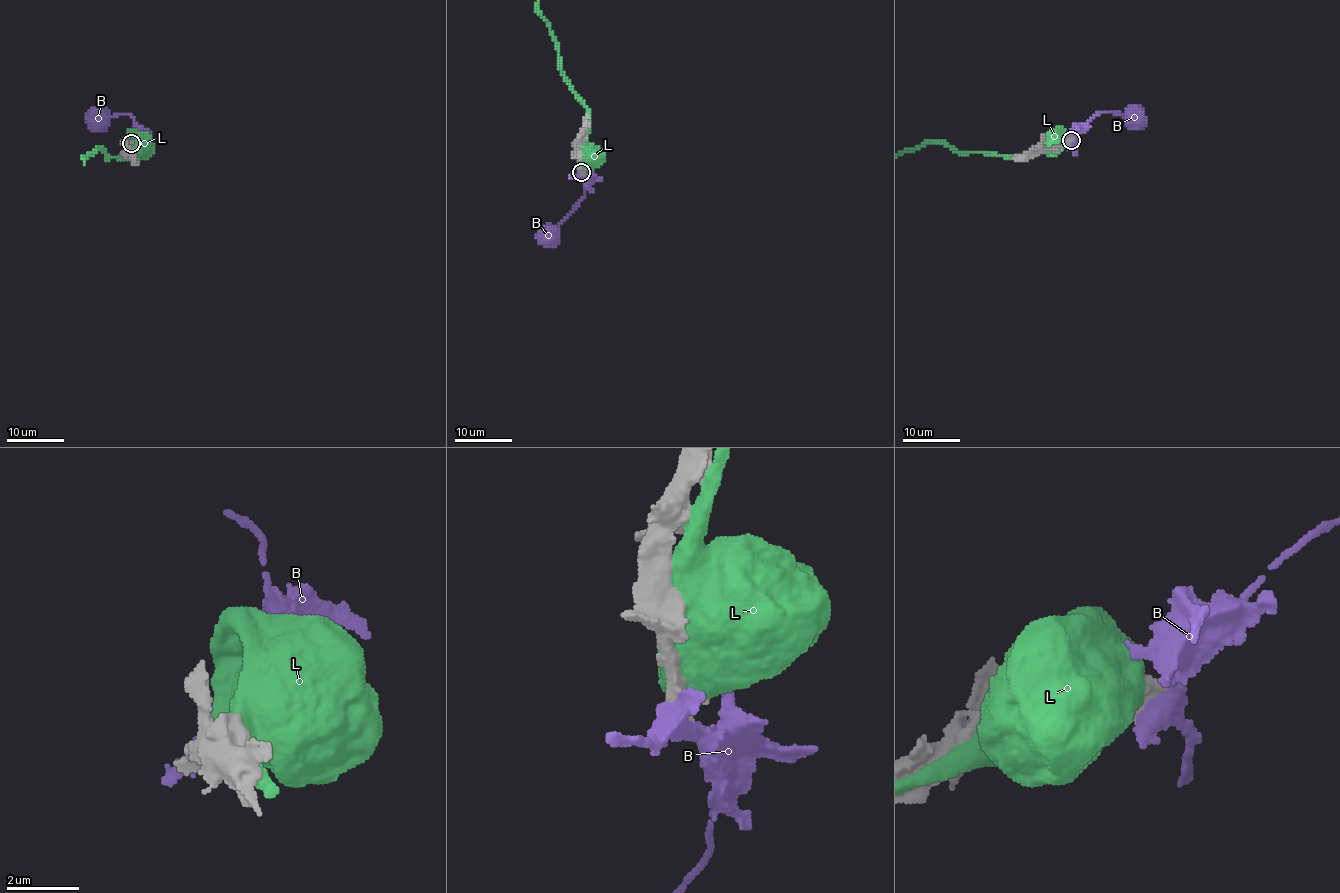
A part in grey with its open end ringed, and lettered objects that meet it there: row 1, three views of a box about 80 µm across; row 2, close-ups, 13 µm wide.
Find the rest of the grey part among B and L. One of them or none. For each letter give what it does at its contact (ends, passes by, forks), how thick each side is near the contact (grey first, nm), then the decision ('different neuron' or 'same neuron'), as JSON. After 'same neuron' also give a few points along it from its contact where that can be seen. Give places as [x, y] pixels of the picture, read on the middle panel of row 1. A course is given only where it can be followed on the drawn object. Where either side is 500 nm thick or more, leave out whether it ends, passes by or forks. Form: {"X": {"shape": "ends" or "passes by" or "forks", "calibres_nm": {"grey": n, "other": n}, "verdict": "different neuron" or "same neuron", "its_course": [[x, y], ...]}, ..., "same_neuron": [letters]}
{"B": {"calibres_nm": {"grey": 550, "other": 440}, "verdict": "same neuron", "its_course": [[580, 171], [586, 188], [581, 201], [546, 235]]}, "L": {"calibres_nm": {"grey": 400, "other": 1000}, "verdict": "different neuron"}, "same_neuron": ["B"]}

